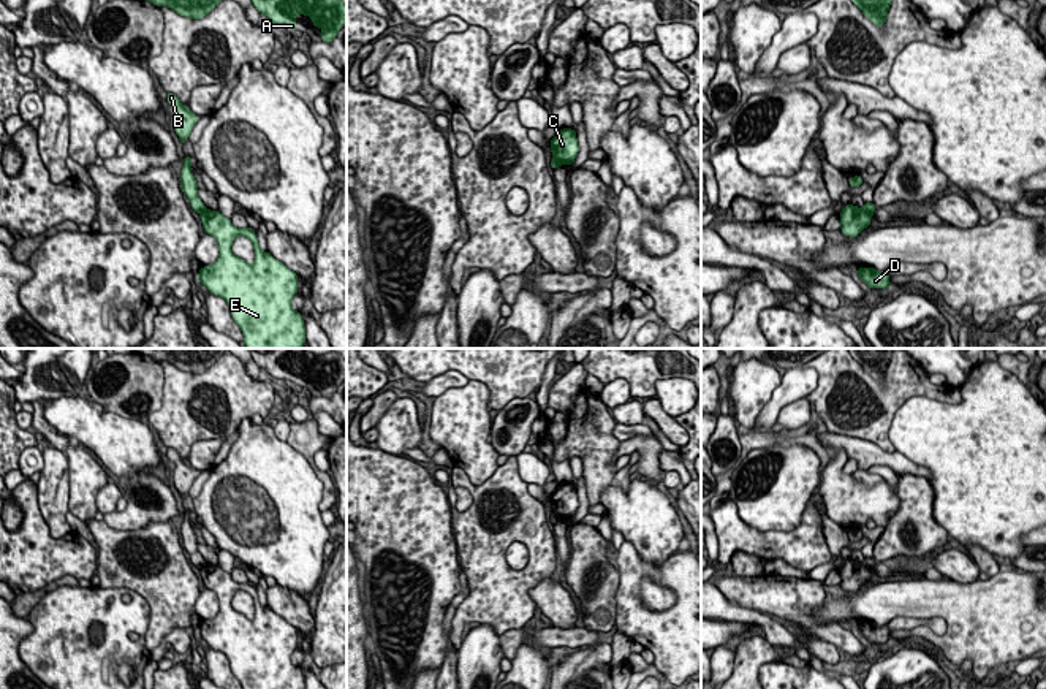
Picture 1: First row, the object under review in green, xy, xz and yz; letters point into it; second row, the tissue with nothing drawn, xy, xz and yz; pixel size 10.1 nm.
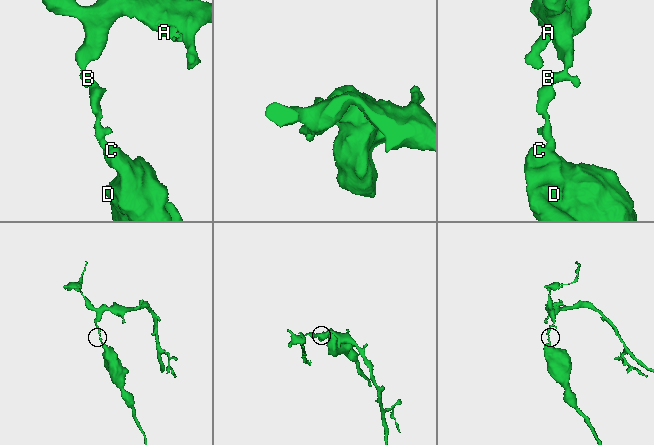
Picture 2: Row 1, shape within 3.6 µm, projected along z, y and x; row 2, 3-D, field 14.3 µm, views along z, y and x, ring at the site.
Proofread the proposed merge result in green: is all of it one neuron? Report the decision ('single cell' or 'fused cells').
fused cells

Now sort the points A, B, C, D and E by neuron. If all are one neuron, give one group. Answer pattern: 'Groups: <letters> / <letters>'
Groups: A B / C D E

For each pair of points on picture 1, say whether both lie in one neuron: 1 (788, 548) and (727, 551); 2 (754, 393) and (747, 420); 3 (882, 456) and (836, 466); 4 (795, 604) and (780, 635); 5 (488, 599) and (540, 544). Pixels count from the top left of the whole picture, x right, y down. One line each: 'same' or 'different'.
1: same
2: same
3: different
4: different
5: same

